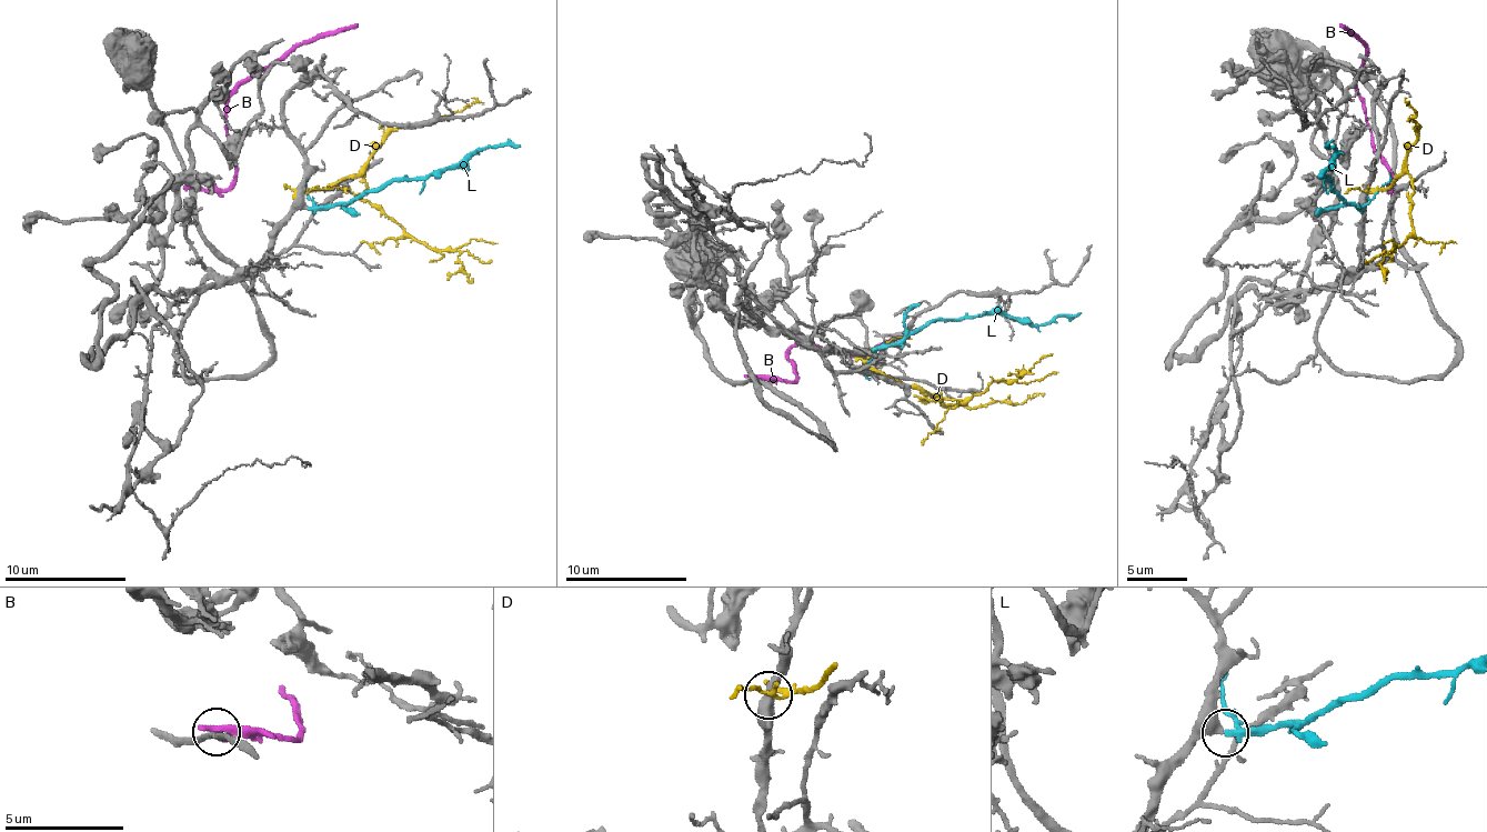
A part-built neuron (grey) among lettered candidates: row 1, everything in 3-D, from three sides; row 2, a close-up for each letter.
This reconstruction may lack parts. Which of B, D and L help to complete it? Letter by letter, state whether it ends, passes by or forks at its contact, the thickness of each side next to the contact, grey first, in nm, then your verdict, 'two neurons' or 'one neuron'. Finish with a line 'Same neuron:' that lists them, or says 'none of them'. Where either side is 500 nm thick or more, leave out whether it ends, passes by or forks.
B: it ends | 240/400 nm | two neurons
D: it passes by | 440/220 nm | two neurons
L: it passes by | 360/200 nm | one neuron
Same neuron: L

